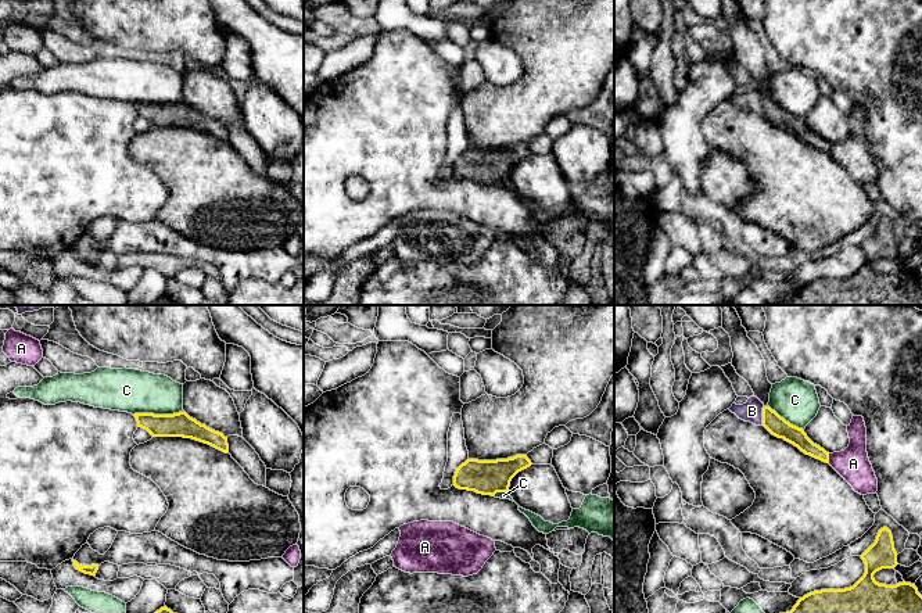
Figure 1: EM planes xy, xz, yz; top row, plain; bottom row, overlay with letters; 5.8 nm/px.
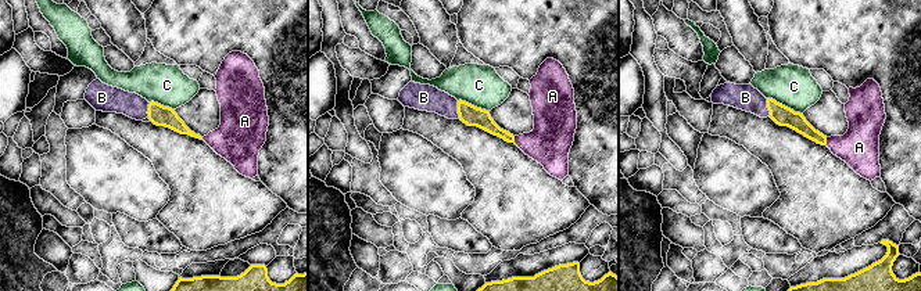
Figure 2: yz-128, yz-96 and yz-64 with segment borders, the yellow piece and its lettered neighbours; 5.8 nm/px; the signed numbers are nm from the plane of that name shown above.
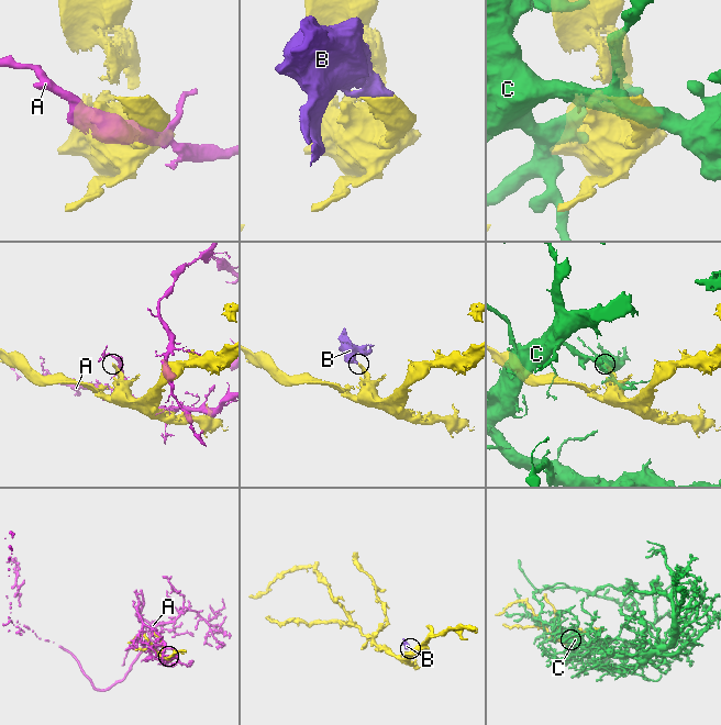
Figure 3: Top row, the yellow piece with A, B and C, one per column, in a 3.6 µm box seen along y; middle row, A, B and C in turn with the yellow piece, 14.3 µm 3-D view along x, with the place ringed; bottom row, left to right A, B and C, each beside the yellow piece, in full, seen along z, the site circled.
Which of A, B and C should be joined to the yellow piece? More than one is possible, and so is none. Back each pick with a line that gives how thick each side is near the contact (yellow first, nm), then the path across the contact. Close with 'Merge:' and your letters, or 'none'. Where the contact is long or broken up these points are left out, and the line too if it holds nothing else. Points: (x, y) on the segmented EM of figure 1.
B: calibres 110 and 120 nm; way yz (772, 422), (763, 416), (752, 411)
Merge: B

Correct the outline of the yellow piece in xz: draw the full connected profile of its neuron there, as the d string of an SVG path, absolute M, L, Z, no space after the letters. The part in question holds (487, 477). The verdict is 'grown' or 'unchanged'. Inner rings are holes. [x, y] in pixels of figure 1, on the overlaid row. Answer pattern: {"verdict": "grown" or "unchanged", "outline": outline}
{"verdict": "unchanged", "outline": "M527 455L496 460L467 459L456 469L453 485L494 497L496 492L509 492L512 478L531 465Z"}

